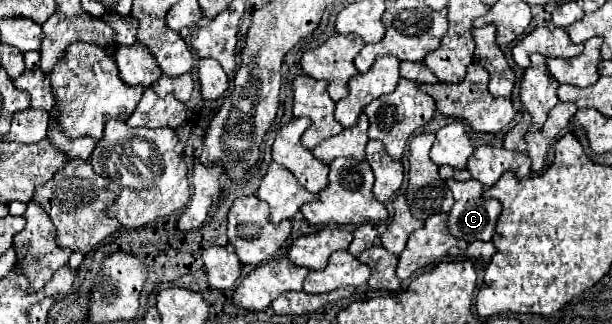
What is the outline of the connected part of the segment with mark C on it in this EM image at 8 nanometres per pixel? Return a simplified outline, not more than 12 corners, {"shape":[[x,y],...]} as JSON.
{"shape":[[477,180],[447,186],[455,198],[447,220],[465,242],[489,242],[501,202],[481,198]]}

